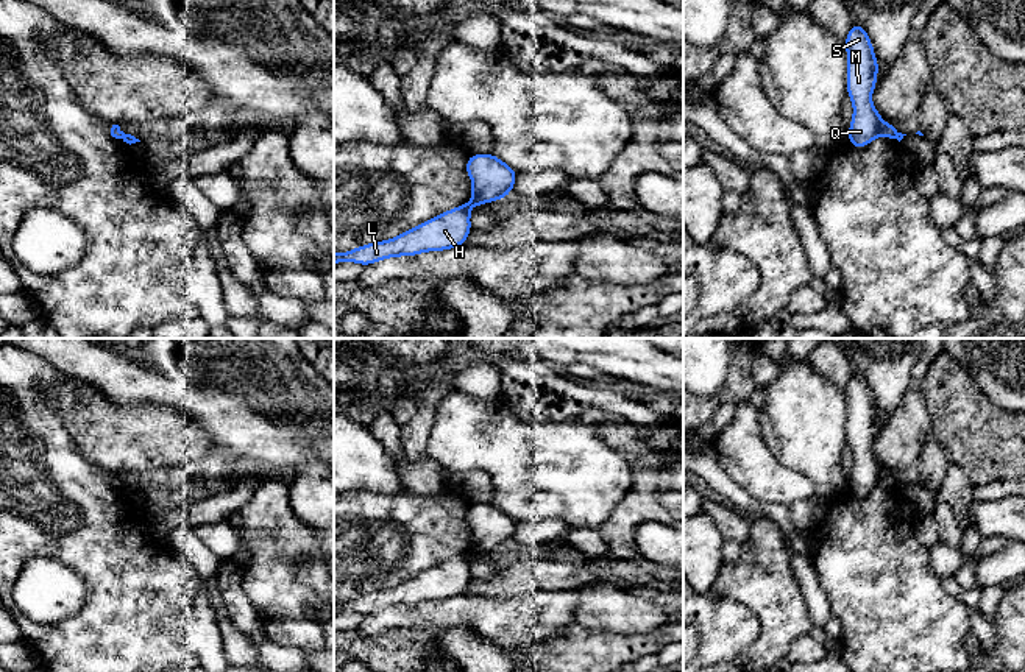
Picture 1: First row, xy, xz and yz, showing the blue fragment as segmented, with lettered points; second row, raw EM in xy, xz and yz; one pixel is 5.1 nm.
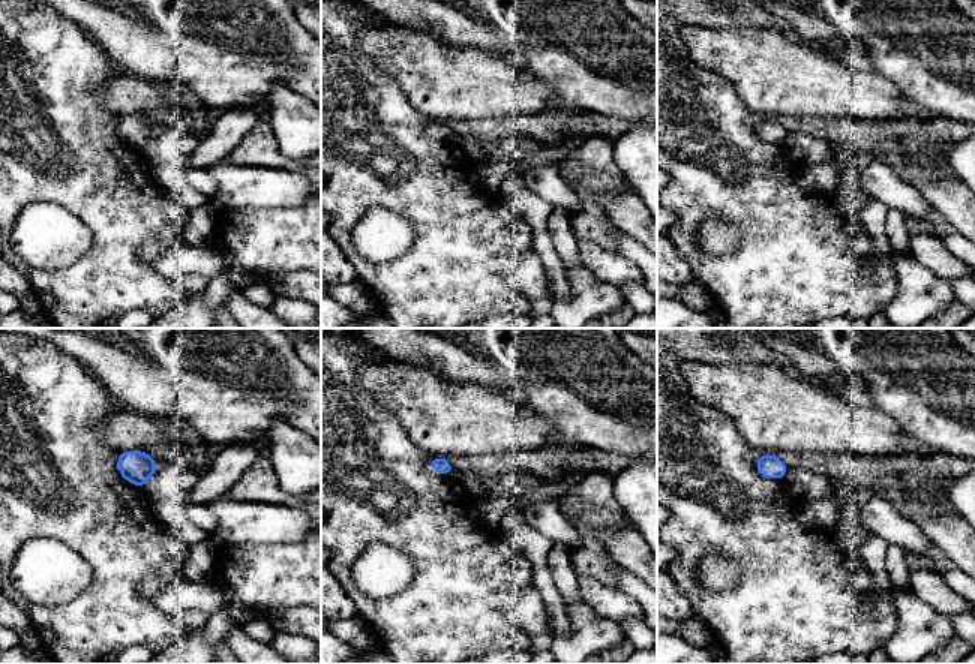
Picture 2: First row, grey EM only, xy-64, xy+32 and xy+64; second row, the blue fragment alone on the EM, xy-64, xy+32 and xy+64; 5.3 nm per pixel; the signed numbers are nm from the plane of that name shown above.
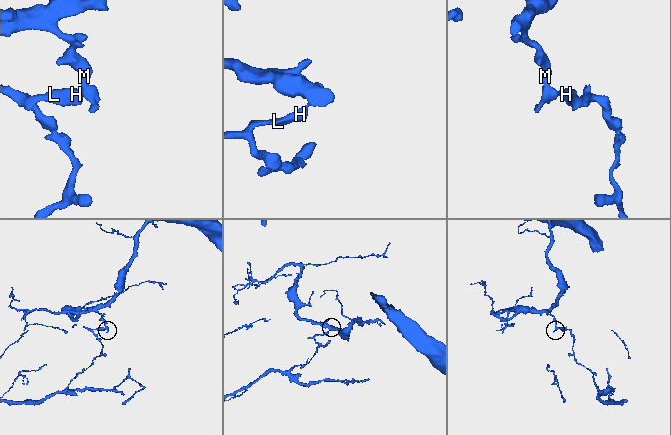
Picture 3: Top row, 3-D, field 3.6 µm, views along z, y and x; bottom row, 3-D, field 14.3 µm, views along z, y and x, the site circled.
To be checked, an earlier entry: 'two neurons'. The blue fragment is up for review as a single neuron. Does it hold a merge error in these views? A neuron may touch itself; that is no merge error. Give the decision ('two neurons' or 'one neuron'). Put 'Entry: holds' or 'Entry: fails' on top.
Entry: holds
two neurons

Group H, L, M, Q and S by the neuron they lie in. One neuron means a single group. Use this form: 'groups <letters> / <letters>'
groups H L / M Q S

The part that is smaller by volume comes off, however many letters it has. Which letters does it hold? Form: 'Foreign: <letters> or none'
Foreign: H, L

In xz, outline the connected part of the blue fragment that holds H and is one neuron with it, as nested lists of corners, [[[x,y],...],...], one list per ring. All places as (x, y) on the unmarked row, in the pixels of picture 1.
[[[470,550],[452,560],[446,560],[387,591],[374,591],[346,602],[334,602],[334,614],[345,610],[371,614],[385,607],[415,605],[426,600],[457,597],[463,594],[471,582],[470,560],[473,555]]]

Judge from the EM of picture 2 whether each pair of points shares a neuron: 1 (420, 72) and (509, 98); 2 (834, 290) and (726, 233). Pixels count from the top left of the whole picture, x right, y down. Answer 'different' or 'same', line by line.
1: same
2: different

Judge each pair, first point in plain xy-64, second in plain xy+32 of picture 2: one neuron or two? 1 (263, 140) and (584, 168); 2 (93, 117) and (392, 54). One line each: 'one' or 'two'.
1: one
2: two

